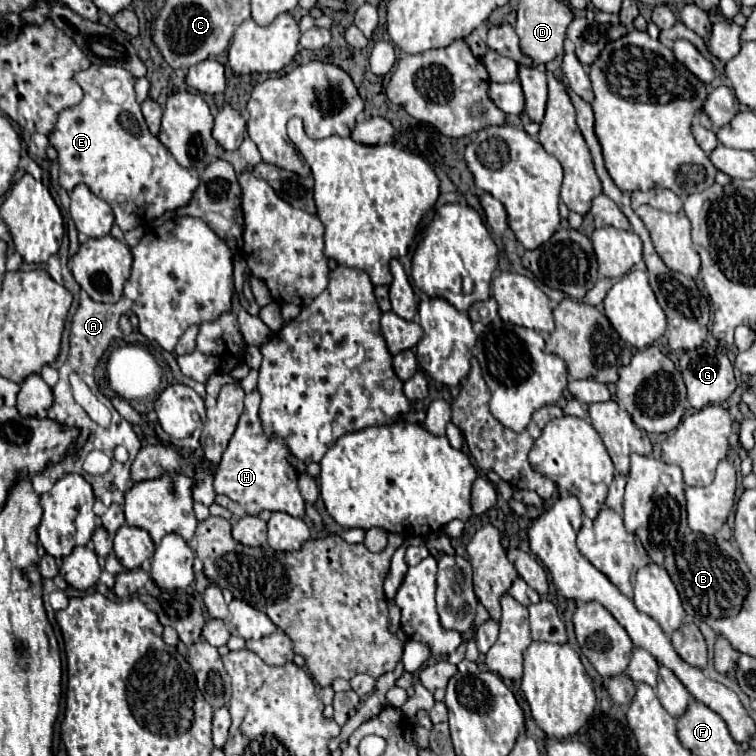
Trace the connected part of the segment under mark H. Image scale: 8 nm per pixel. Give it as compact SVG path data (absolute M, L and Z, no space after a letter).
M251 391L245 397L245 411L237 423L237 429L223 453L219 471L215 473L215 493L227 495L231 501L239 503L247 515L259 515L259 511L283 511L291 517L303 517L303 497L297 487L297 471L291 465L291 451L283 437L269 437L259 419L261 395Z

